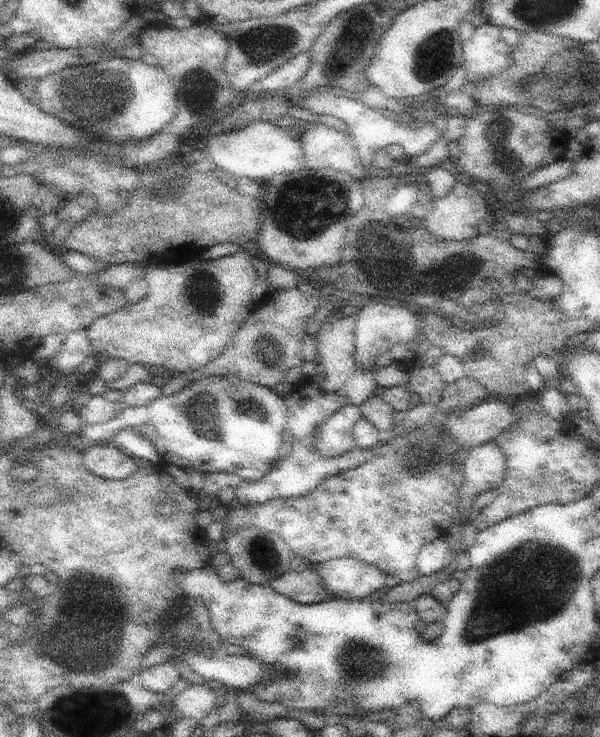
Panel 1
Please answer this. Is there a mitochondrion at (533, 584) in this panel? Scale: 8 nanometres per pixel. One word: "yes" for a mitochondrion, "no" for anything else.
yes

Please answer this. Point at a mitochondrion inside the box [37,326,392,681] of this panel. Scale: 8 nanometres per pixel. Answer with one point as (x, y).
(62, 646)

